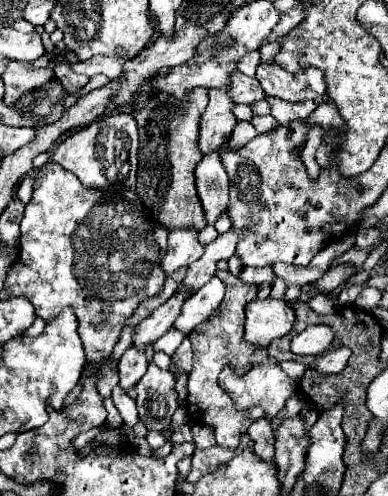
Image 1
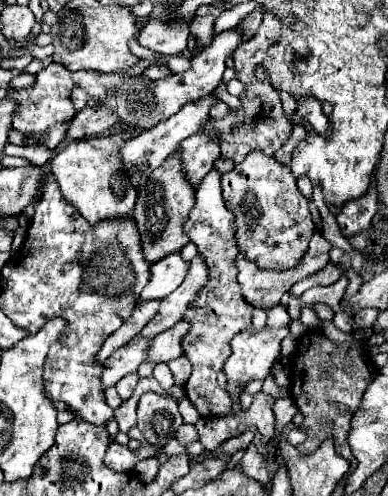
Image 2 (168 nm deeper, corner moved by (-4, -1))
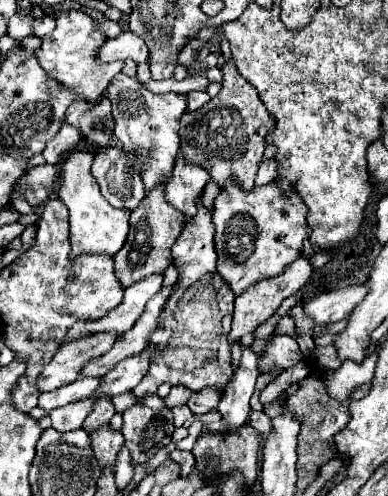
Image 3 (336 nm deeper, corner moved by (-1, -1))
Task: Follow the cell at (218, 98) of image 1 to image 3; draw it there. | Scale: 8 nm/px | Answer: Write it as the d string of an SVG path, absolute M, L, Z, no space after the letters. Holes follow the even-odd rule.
M178 152L174 170L170 174L170 180L166 182L166 200L186 214L186 218L192 218L196 214L196 196L204 190L208 182L206 170L202 166L192 166L182 158L182 152Z

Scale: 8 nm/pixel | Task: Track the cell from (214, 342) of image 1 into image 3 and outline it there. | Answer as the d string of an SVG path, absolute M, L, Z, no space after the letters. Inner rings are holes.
M198 198L198 214L184 224L182 234L172 246L174 262L180 266L180 282L166 302L164 314L174 316L176 324L158 324L156 332L150 336L150 344L158 346L158 352L150 370L134 388L138 402L146 392L156 392L162 382L184 384L192 392L200 392L210 386L224 388L226 382L230 382L232 342L228 336L234 314L234 292L216 270L218 254L214 250L214 234L212 210L204 206L202 198Z

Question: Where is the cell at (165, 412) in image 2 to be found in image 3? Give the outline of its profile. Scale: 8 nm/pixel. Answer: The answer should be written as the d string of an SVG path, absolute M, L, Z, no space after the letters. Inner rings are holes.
M134 404L122 414L124 442L132 454L132 464L148 462L160 448L172 442L174 416L170 408L152 410L142 404Z

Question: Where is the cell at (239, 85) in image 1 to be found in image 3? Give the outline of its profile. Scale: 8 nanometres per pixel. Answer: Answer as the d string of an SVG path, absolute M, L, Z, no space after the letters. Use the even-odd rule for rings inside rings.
M100 148L96 152L92 174L98 178L102 194L116 208L134 210L144 198L142 182L142 162L140 154L124 152L116 148Z

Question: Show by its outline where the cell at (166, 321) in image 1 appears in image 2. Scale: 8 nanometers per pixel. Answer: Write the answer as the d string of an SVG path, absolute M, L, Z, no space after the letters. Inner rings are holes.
M135 336L129 344L113 352L105 362L103 362L103 374L101 374L101 386L103 390L115 386L123 376L137 372L139 364L145 358L145 346L149 346L151 340Z

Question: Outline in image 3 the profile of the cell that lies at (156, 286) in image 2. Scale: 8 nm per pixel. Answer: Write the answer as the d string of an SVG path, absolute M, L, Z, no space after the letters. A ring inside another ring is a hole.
M152 274L150 278L144 278L142 282L136 282L134 286L124 290L124 300L120 306L110 310L102 320L88 322L88 324L74 324L66 336L66 340L76 340L82 338L84 334L94 334L94 332L126 332L134 322L142 316L142 310L146 302L162 290L164 274Z

